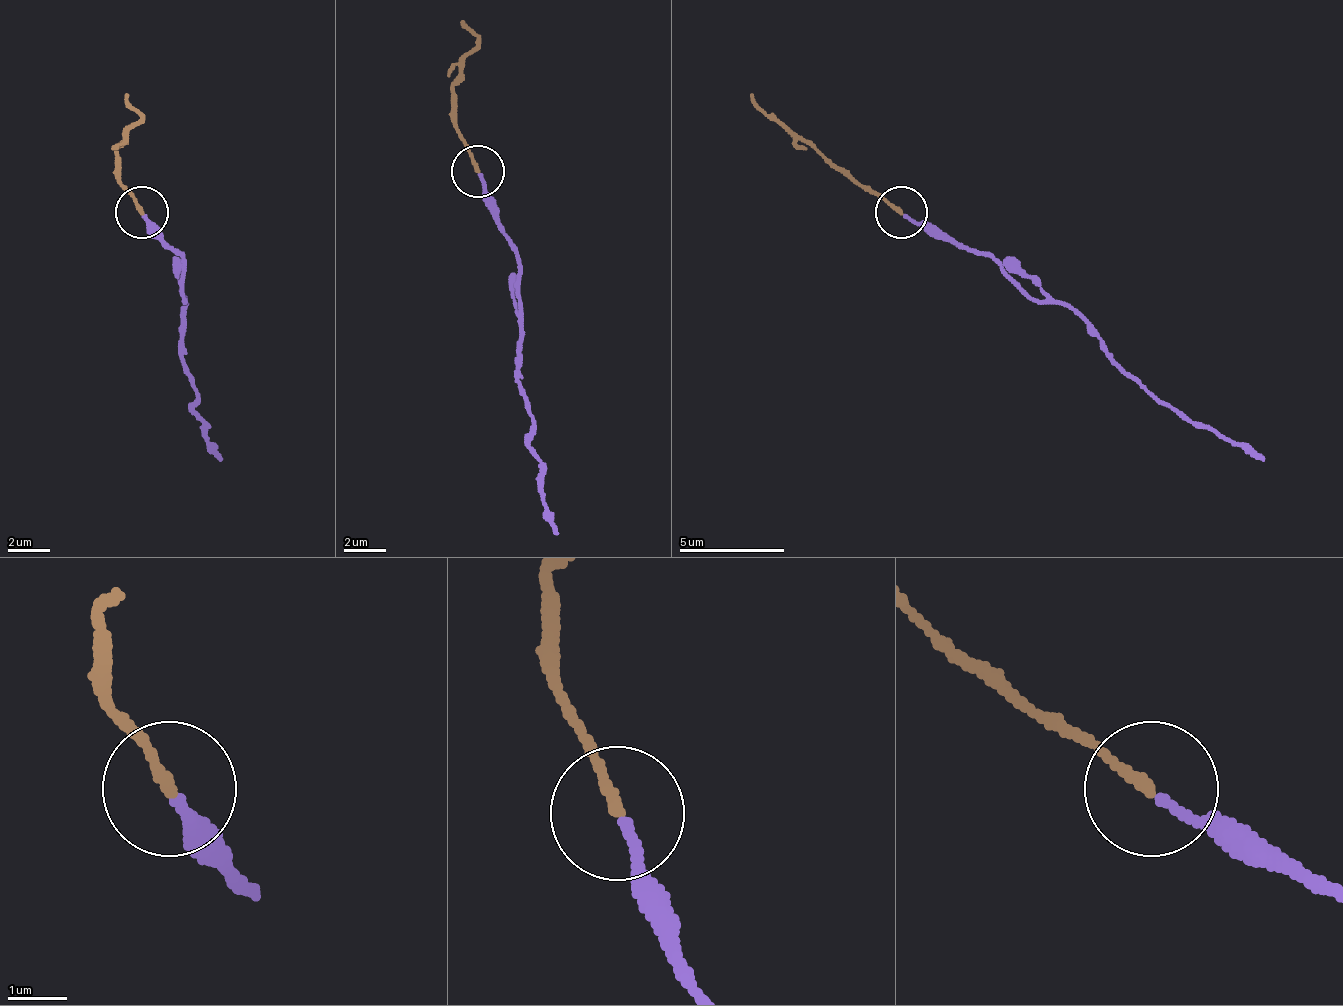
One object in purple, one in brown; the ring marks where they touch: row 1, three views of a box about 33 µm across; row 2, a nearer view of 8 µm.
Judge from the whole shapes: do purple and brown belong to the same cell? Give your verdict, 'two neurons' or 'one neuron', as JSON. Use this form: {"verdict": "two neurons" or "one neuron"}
{"verdict": "one neuron"}

